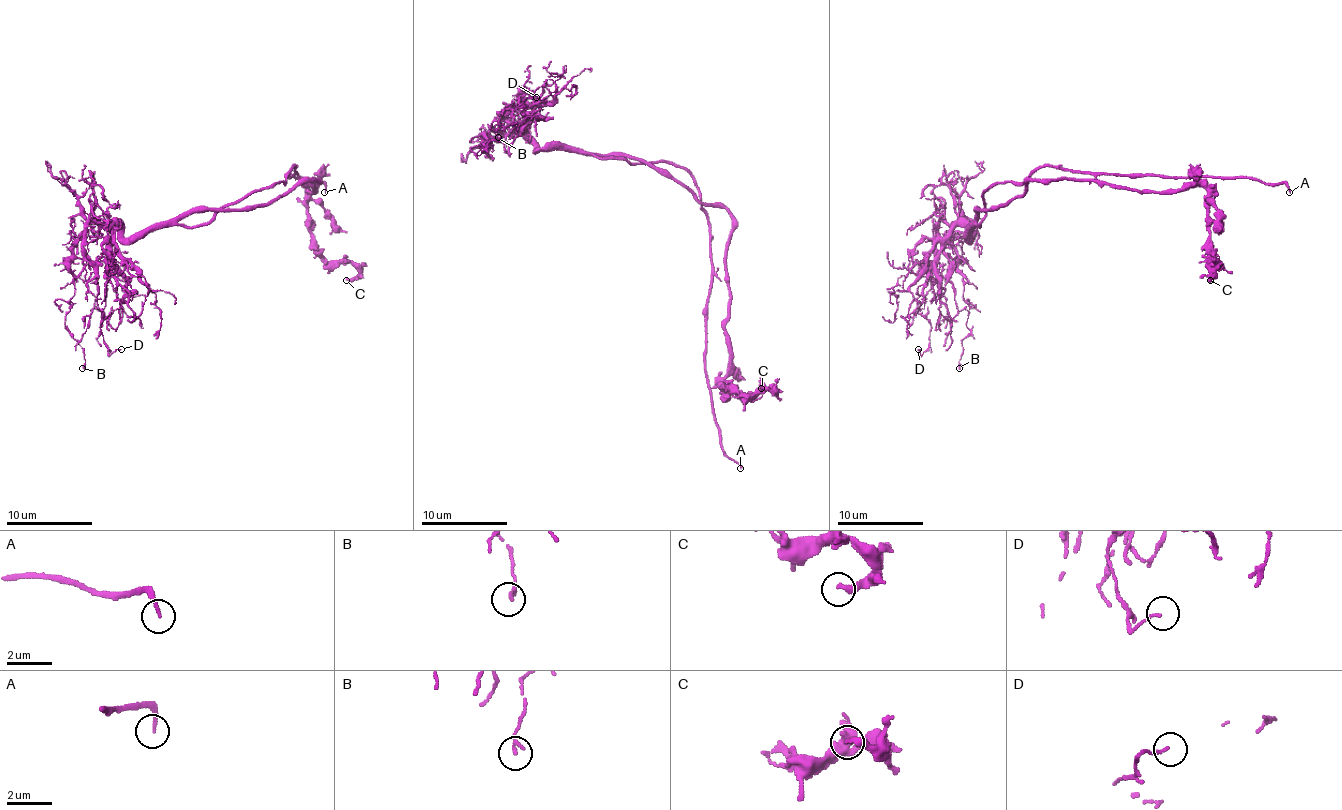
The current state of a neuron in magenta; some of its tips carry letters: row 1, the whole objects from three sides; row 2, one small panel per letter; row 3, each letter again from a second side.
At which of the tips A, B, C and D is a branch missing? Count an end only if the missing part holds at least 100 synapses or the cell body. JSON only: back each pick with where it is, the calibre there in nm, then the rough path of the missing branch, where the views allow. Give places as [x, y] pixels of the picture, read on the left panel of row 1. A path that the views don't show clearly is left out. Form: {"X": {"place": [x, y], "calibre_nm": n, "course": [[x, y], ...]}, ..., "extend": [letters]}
{"A": {"place": [324, 192], "calibre_nm": 160, "course": [[324, 192], [324, 211], [335, 222], [361, 222], [279, 248], [275, 252], [277, 254]]}, "extend": ["A"]}

